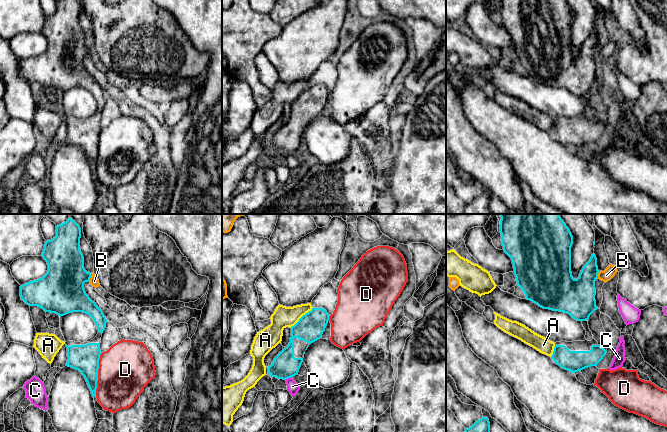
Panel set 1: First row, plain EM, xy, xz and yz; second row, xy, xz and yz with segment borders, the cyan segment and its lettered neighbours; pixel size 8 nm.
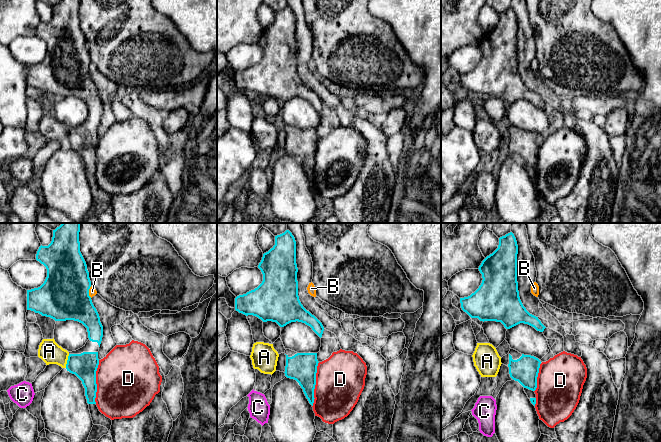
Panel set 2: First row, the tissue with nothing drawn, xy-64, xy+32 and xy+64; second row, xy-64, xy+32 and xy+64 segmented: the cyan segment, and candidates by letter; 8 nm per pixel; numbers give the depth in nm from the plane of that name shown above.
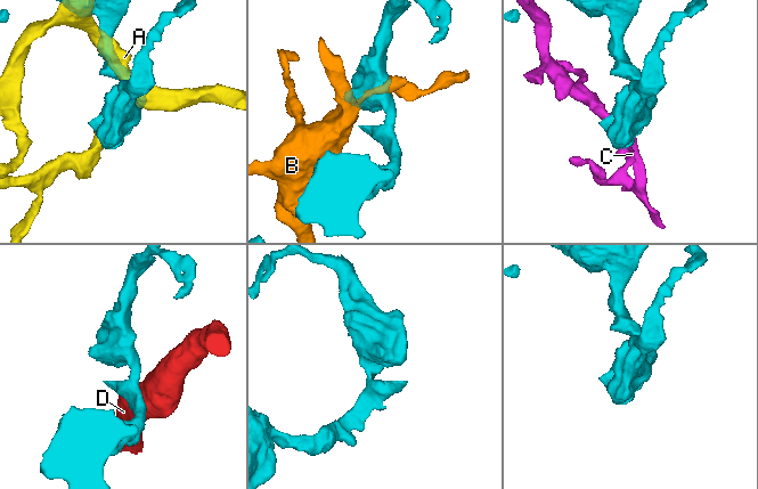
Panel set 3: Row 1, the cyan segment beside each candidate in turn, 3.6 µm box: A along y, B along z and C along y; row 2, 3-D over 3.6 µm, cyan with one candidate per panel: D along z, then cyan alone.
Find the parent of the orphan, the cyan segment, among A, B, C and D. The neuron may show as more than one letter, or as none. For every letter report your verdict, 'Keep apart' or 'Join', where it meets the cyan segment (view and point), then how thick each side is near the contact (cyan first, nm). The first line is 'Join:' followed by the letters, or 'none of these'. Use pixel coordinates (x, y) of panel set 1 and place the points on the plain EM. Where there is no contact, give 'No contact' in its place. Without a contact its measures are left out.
Join: none of these
A: Keep apart. Touches cyan at xz (301, 93). Thickness 220 nm (cyan) against 170 nm
B: Keep apart. Touches cyan at xy (90, 53). Thickness 360 nm (cyan) against 70 nm
C: Keep apart. Touches cyan at xz (288, 153). Thickness 200 nm (cyan) against 90 nm
D: Keep apart. Touches cyan at xy (97, 150). Thickness 220 nm (cyan) against 420 nm

